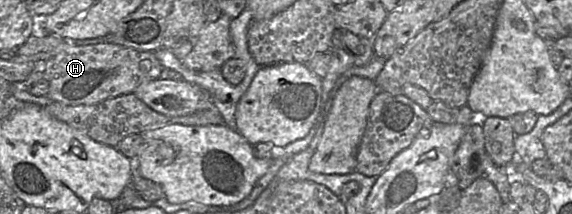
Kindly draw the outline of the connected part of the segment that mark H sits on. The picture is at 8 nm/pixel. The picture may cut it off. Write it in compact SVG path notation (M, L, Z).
M109 42L69 45L46 60L42 70L49 82L47 97L64 105L94 105L108 98L133 93L144 82L159 78L164 67L152 51Z

